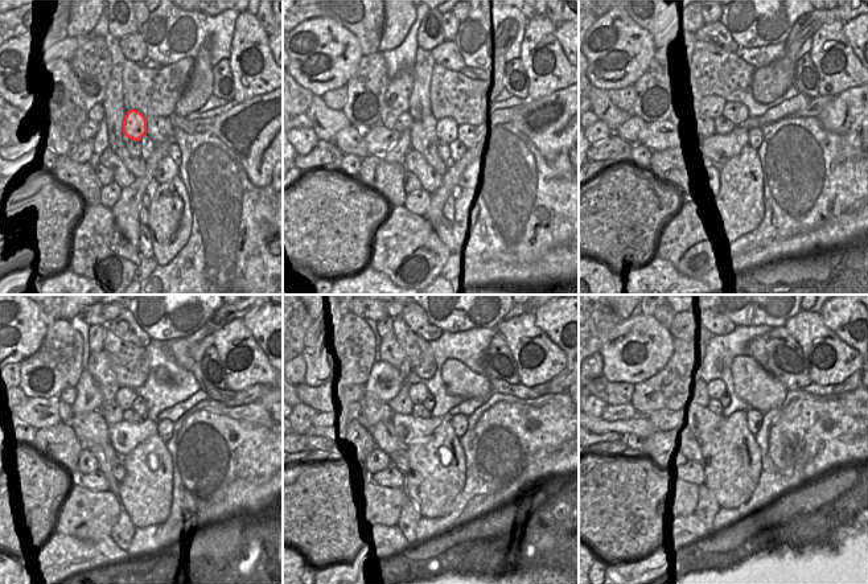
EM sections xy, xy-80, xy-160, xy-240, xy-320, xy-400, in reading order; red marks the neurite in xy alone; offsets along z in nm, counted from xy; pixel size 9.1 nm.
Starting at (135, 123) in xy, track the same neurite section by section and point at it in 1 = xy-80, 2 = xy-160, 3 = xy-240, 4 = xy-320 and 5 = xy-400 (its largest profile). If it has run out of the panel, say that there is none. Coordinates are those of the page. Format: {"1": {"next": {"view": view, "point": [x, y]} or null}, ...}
{"1": {"next": {"view": "xy-80", "point": [430, 120]}}, "2": {"next": {"view": "xy-160", "point": [715, 105]}}, "3": {"next": {"view": "xy-240", "point": [124, 397]}}, "4": {"next": {"view": "xy-320", "point": [418, 393]}}, "5": {"next": {"view": "xy-400", "point": [715, 389]}}}

